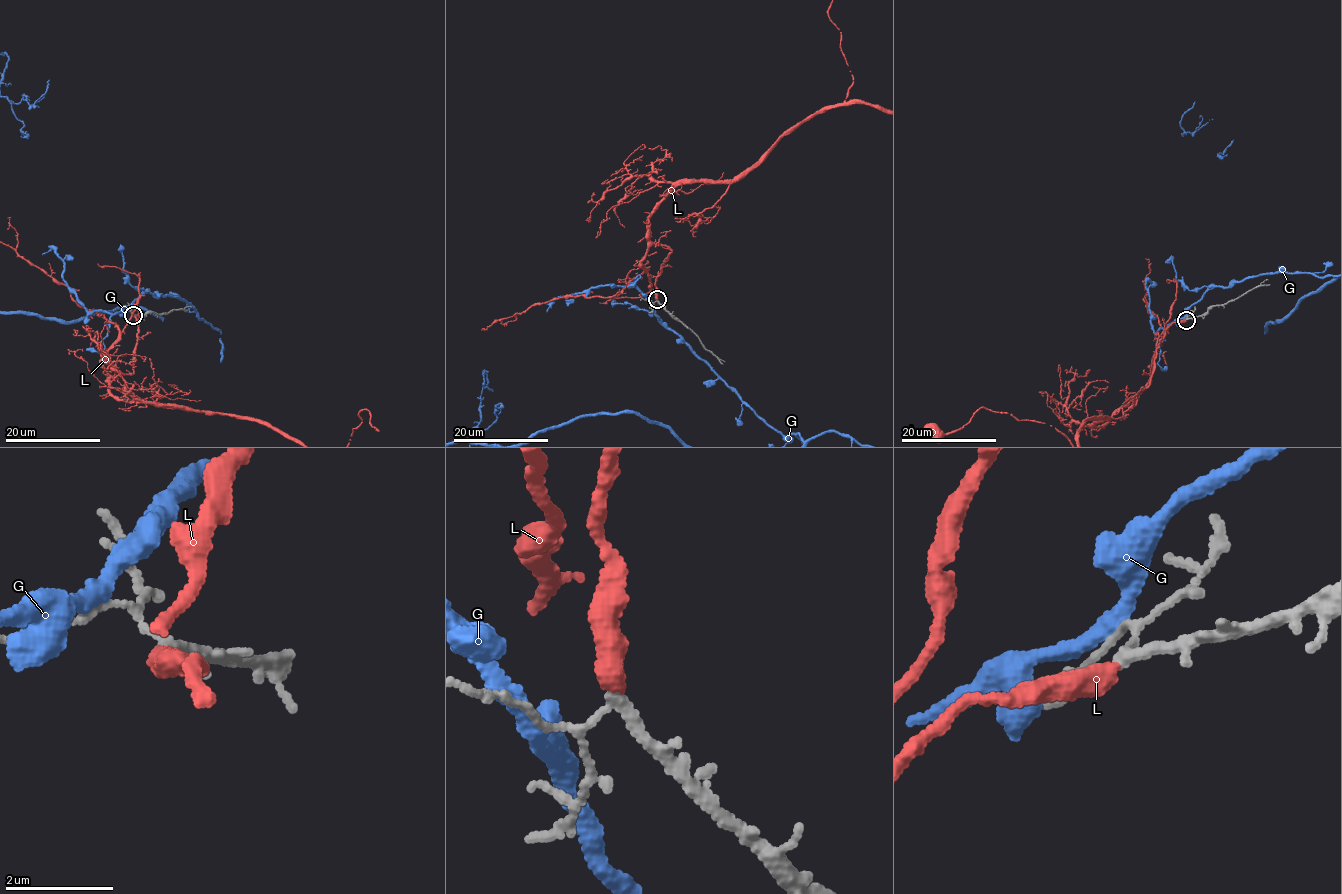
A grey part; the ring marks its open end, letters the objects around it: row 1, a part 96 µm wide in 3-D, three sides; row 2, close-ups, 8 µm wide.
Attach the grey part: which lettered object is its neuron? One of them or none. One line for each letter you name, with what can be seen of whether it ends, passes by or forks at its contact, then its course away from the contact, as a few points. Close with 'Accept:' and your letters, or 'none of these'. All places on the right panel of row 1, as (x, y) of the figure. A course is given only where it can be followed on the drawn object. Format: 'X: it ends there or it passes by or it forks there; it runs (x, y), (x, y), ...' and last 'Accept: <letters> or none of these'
L: it ends there
Accept: L

